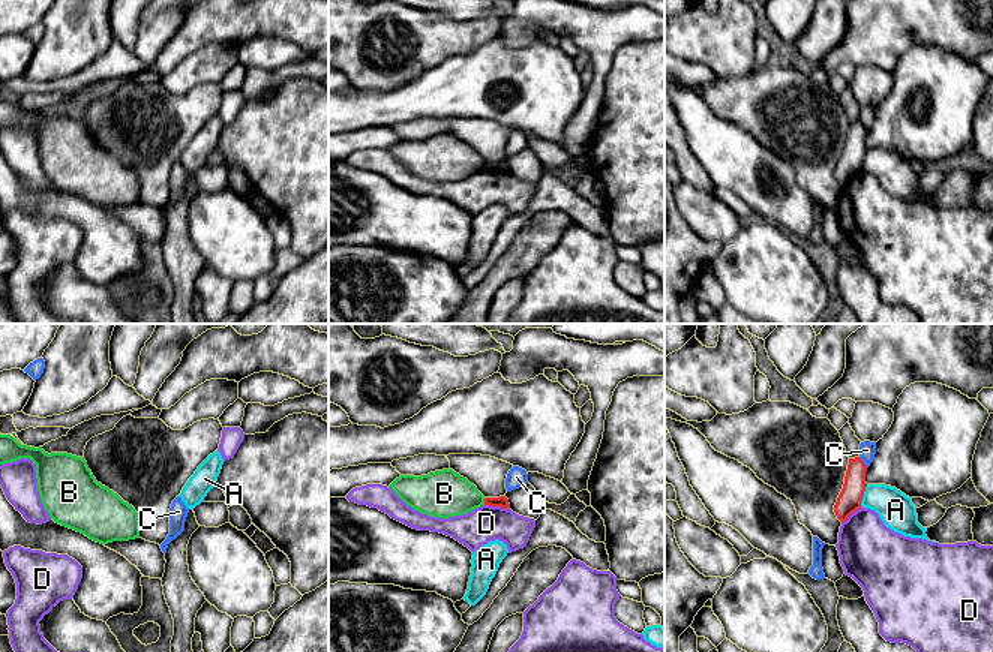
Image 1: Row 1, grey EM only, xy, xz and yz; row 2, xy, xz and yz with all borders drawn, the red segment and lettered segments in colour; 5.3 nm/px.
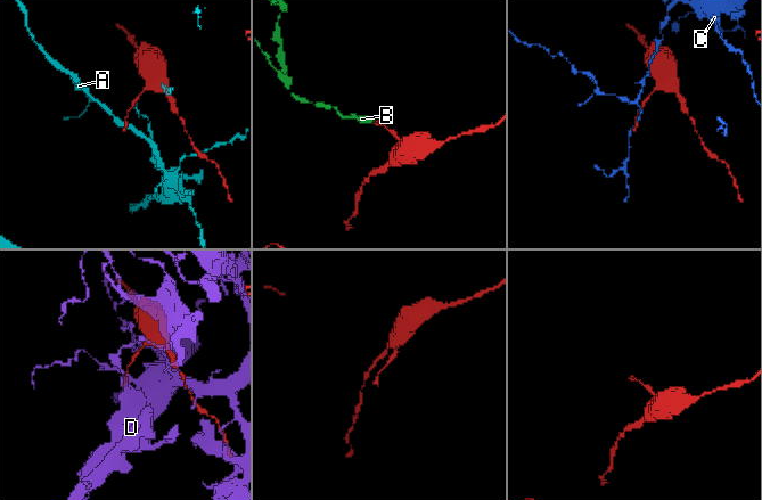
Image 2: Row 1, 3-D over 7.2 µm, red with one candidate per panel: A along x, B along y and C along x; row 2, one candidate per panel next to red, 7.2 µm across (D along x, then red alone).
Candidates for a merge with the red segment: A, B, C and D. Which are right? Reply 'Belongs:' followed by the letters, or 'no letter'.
Belongs: no letter

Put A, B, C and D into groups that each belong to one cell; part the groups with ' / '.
A / B / C / D

